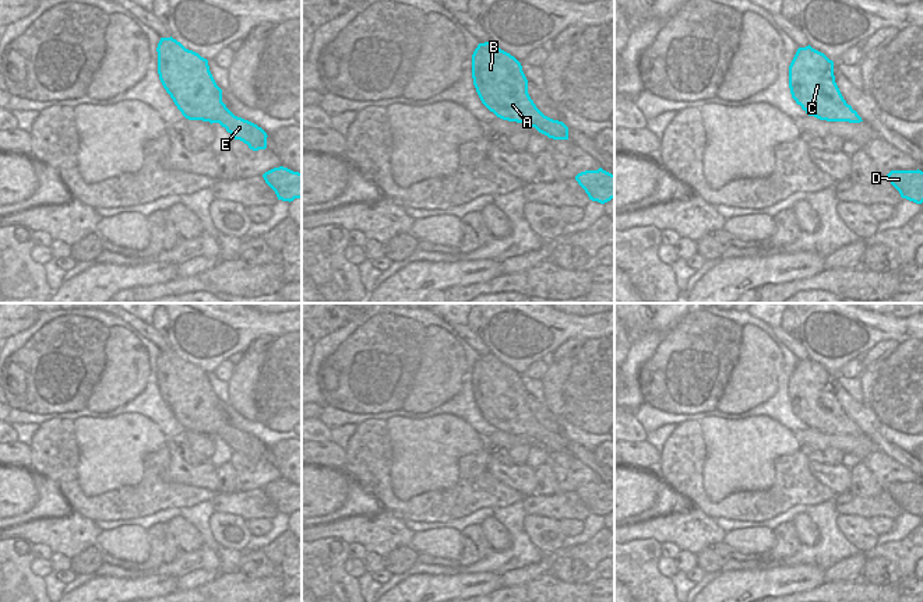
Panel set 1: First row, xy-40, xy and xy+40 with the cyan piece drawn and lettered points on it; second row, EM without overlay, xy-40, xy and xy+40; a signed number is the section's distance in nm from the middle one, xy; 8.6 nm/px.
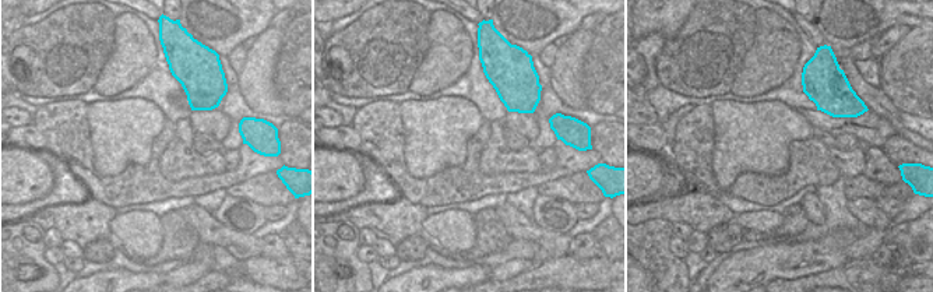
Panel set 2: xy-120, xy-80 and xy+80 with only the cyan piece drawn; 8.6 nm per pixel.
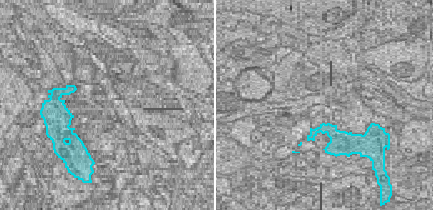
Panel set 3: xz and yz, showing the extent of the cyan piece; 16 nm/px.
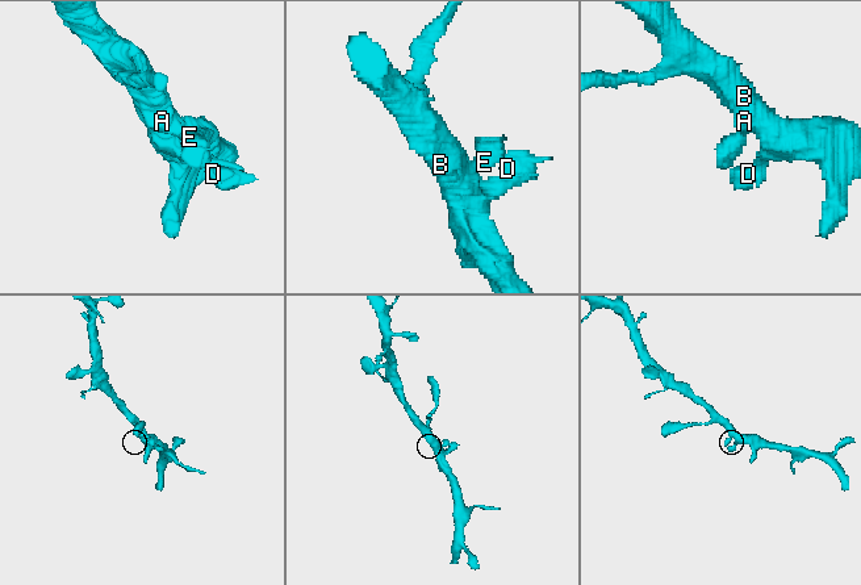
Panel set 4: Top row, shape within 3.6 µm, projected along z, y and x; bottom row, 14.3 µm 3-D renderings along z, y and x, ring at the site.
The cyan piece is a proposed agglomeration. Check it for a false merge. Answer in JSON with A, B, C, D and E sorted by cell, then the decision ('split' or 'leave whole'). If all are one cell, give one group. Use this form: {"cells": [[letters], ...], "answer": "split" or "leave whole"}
{"cells": [["A", "B", "C", "D", "E"]], "answer": "leave whole"}

